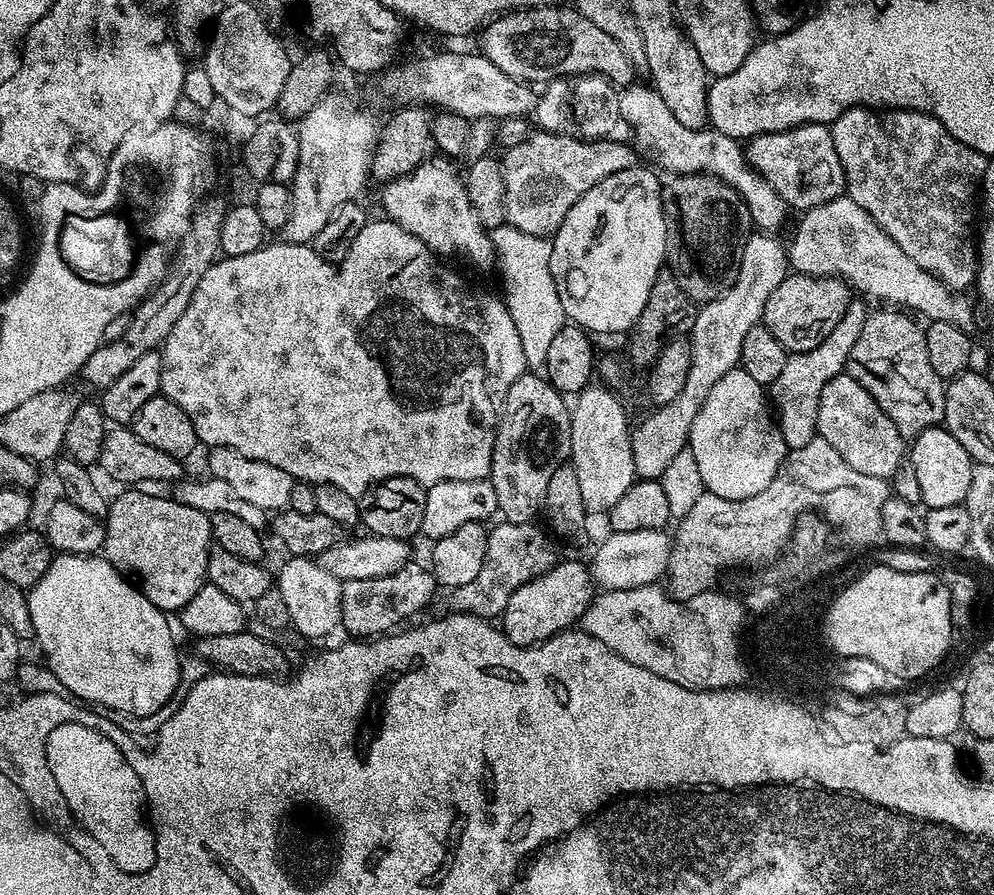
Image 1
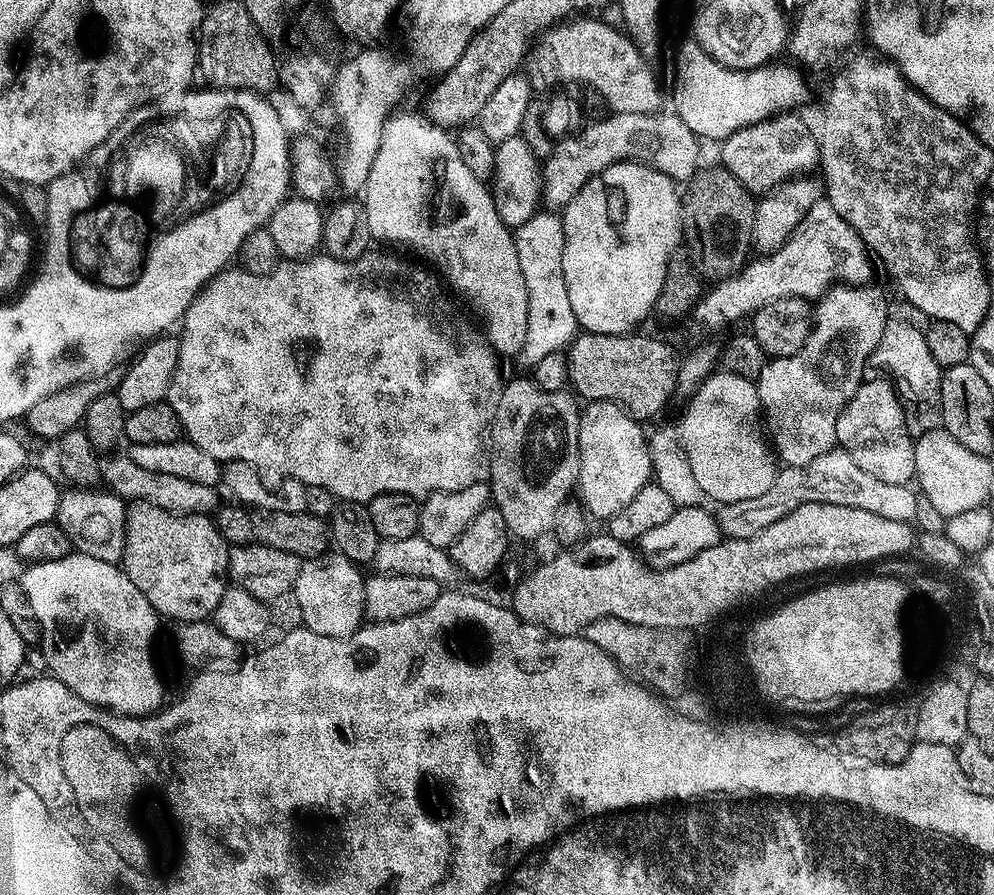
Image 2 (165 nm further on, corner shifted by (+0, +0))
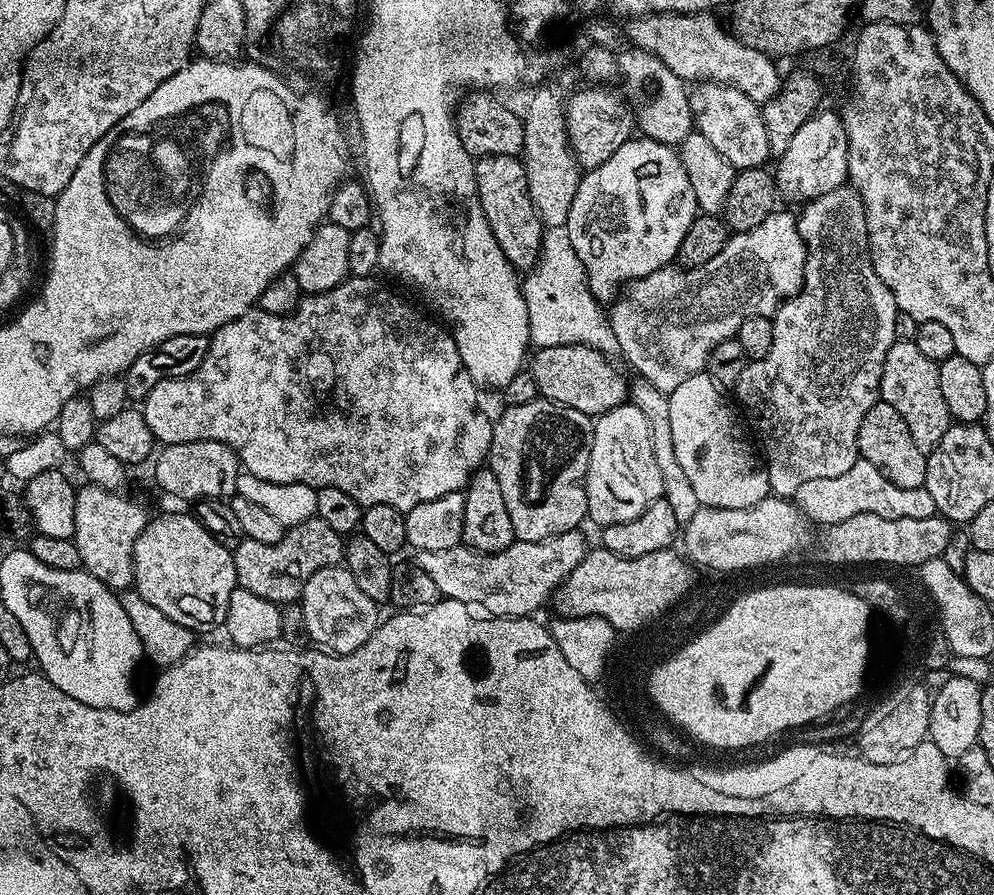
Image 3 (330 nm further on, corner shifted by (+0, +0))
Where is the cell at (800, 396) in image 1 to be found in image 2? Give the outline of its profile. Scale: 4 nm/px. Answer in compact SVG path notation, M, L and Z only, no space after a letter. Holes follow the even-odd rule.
M834 284L830 286L815 303L808 336L802 348L790 357L769 359L754 381L760 395L760 407L763 419L766 421L766 432L781 465L805 468L807 464L814 462L814 458L818 458L824 452L833 451L837 447L836 419L840 417L842 409L863 384L866 378L864 373L866 366L868 367L890 319L885 296L870 285Z

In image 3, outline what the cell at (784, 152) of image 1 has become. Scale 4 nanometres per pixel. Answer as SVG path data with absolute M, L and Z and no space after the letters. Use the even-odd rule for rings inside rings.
M707 80L697 83L689 91L688 101L697 131L709 139L714 145L714 150L722 154L737 170L761 168L767 163L771 153L761 107L747 98L744 92L726 84Z

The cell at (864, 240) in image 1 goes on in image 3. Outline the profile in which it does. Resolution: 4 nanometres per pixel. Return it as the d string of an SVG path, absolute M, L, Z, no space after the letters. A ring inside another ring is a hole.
M773 210L767 218L758 226L754 226L748 232L731 235L724 243L722 250L718 254L710 258L708 262L704 262L702 266L682 269L675 265L668 265L655 271L654 274L647 275L646 278L633 280L632 283L625 287L623 294L617 297L611 305L610 318L608 317L608 325L611 335L615 336L616 342L626 358L627 362L637 370L636 374L648 384L654 386L664 395L671 395L682 382L694 374L703 371L707 367L710 354L714 350L714 346L718 346L718 342L733 339L737 335L739 327L744 324L746 319L751 316L762 316L771 313L773 309L781 305L785 300L790 299L799 290L804 287L804 267L807 260L807 247L796 228L797 217L792 216L788 212L779 212Z

